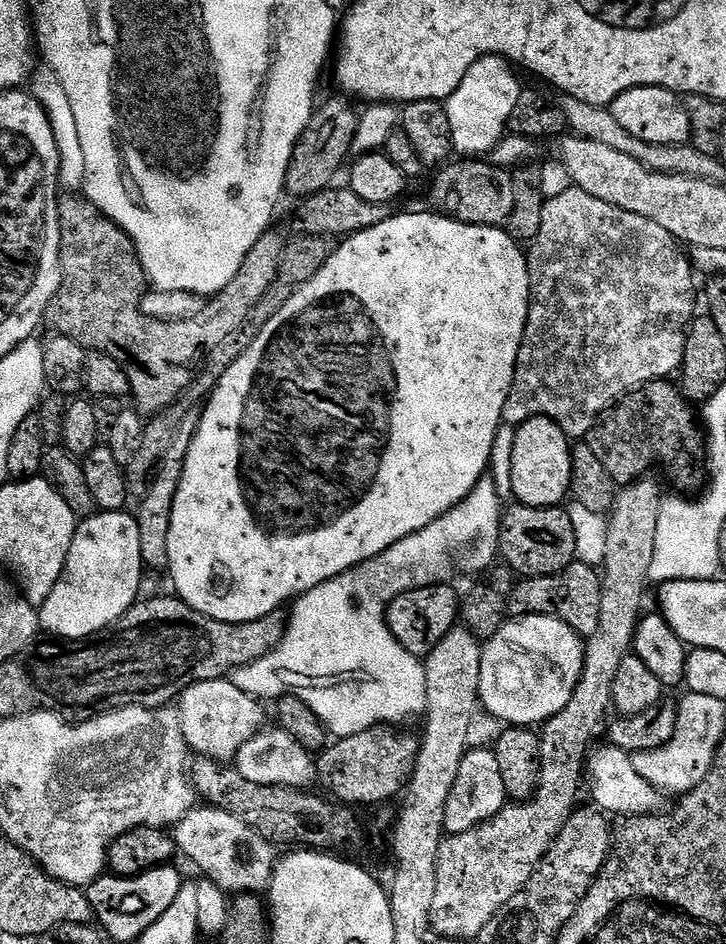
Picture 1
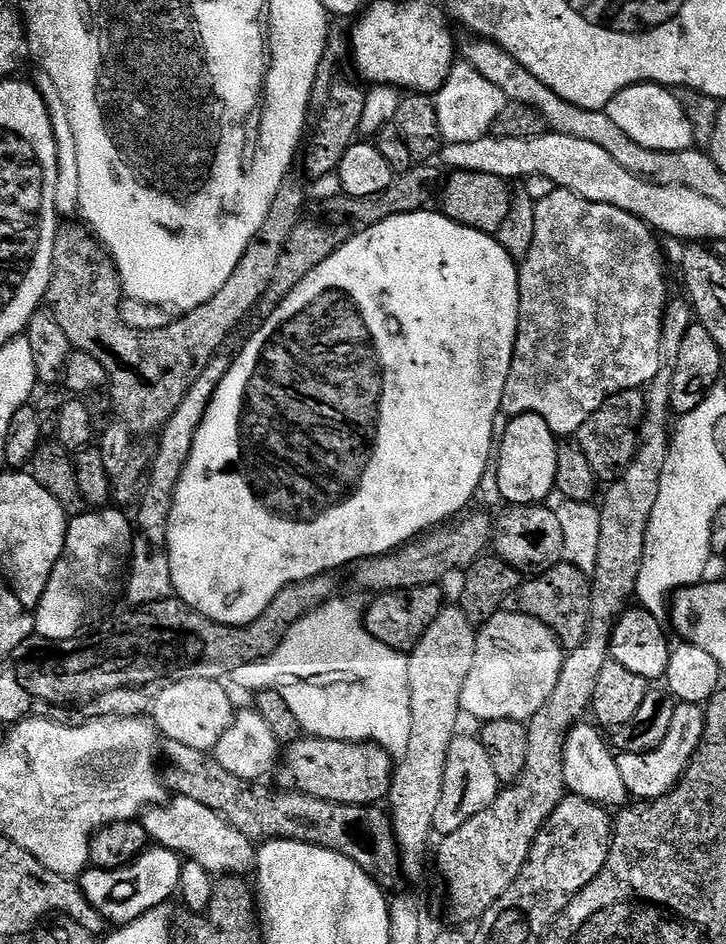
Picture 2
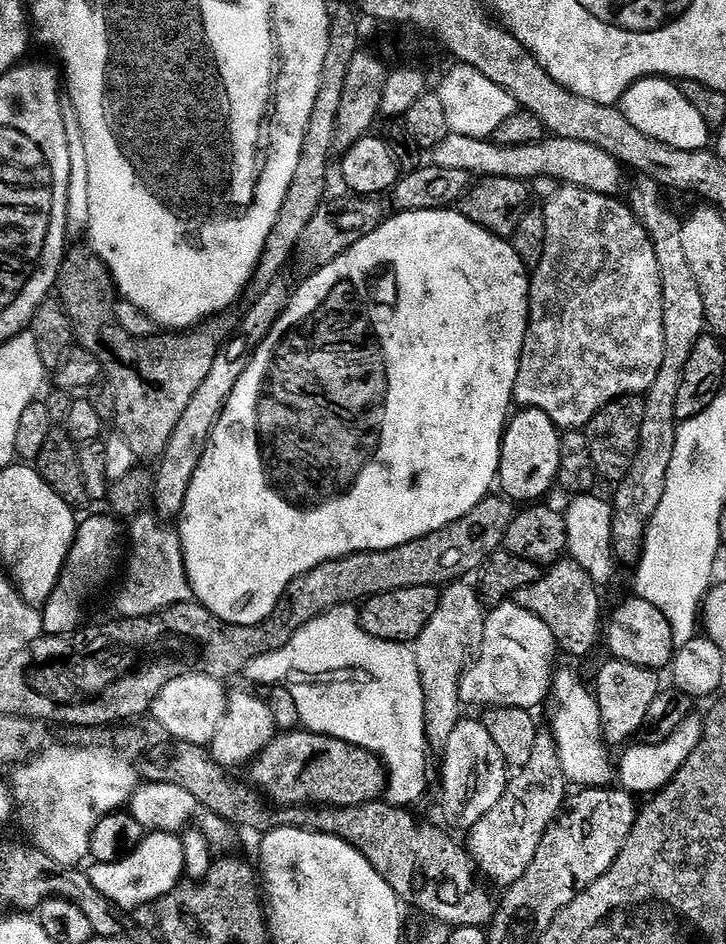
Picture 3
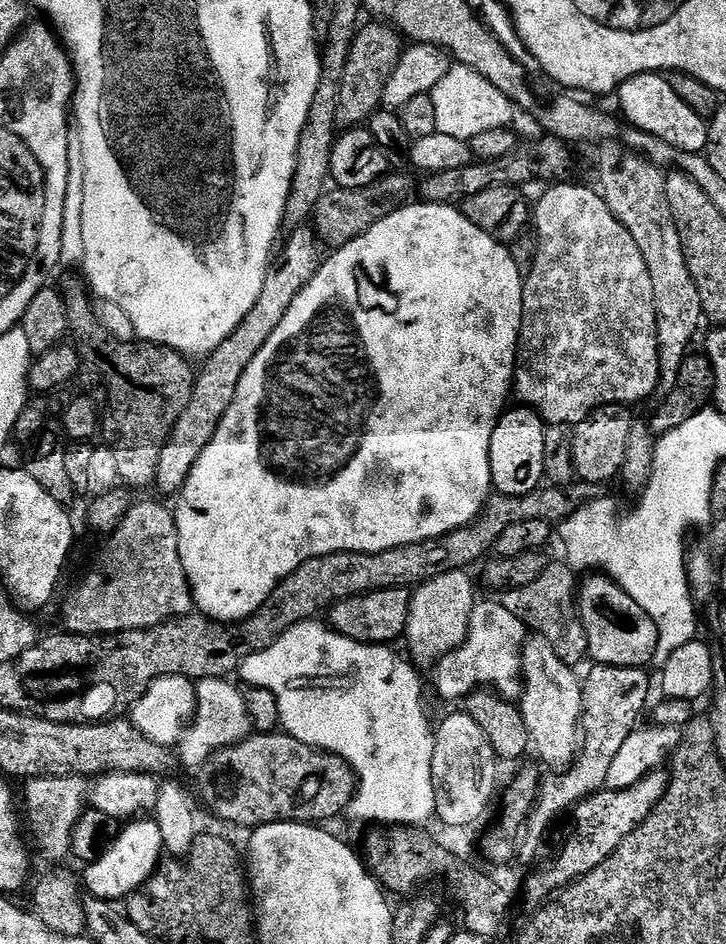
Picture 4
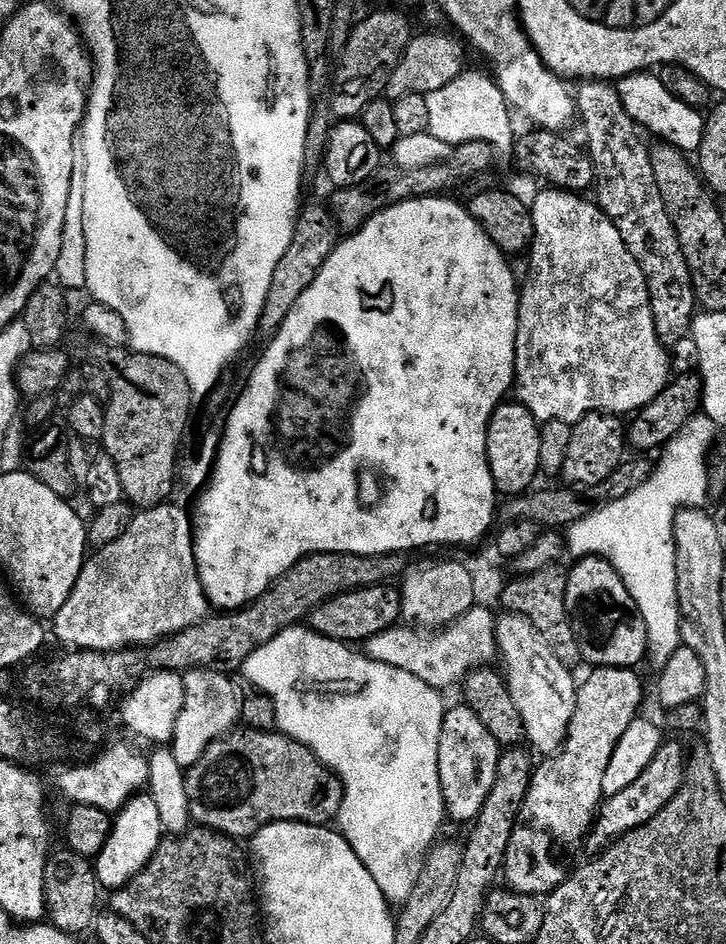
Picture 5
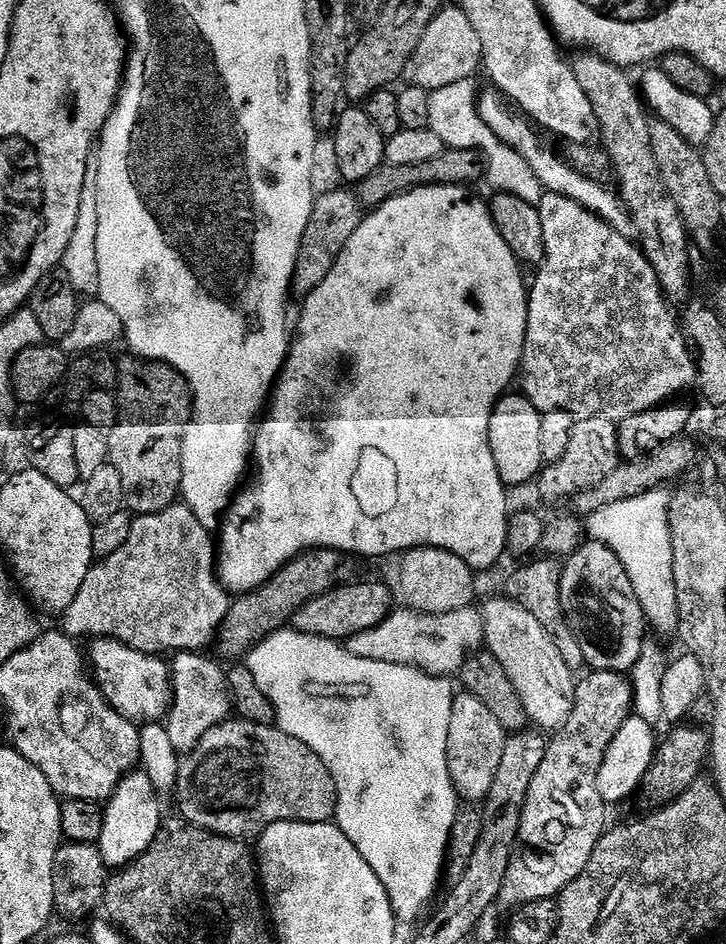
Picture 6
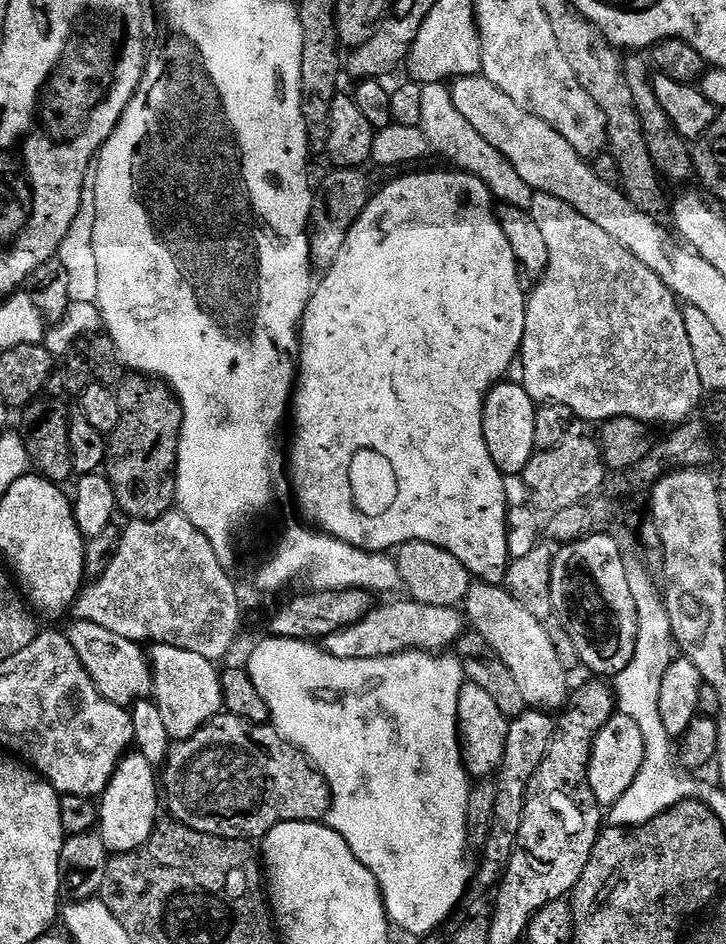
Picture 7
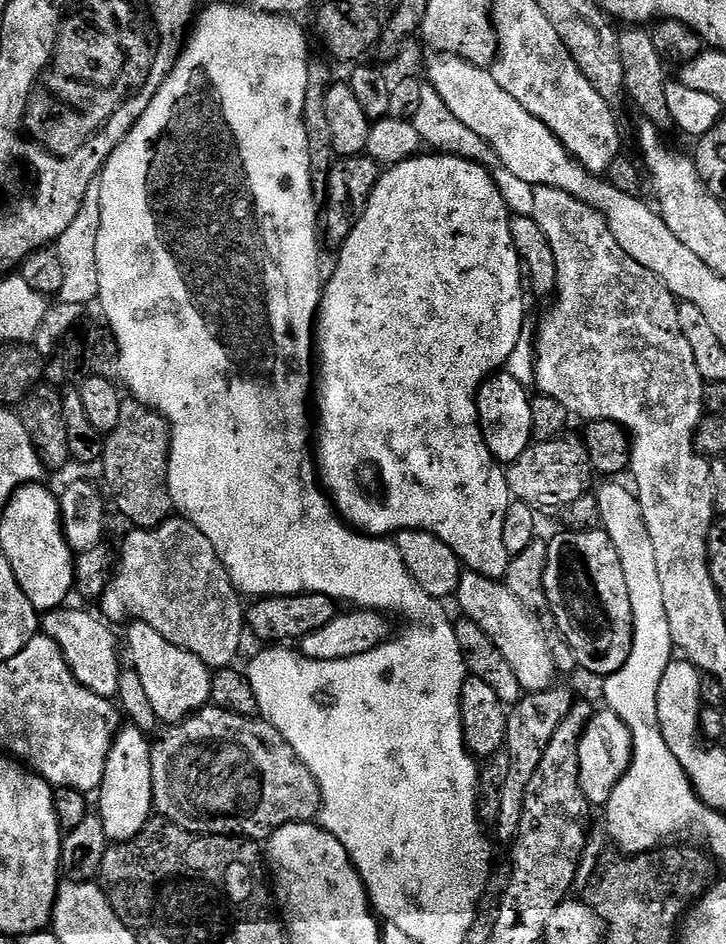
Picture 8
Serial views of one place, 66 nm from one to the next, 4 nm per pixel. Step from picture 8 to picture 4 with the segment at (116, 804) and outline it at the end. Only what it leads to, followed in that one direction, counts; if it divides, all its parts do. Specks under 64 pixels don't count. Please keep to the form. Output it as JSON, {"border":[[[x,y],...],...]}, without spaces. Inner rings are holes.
{"border":[[[136,818],[125,823],[113,839],[112,845],[95,857],[96,860],[82,872],[82,884],[97,900],[123,901],[138,891],[156,873],[165,851],[162,831],[152,818]],[[161,854],[161,856],[160,856]],[[121,899],[121,900],[120,900]]]}

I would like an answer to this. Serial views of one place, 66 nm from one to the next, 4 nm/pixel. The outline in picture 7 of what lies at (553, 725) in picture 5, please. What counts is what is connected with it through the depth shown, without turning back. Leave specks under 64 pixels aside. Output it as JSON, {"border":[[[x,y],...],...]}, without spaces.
{"border":[[[475,581],[462,605],[469,625],[495,651],[513,675],[527,707],[536,710],[561,709],[570,695],[568,669],[554,648],[552,636],[545,623],[540,621],[501,585]]]}

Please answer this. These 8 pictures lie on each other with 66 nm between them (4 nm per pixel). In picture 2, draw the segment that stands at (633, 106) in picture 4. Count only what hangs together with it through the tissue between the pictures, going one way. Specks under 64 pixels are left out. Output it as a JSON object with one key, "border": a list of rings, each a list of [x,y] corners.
{"border":[[[635,84],[616,95],[610,108],[614,113],[614,119],[642,146],[650,150],[677,152],[691,148],[697,143],[697,125],[694,120],[692,125],[683,102],[676,96],[679,95],[663,84]]]}

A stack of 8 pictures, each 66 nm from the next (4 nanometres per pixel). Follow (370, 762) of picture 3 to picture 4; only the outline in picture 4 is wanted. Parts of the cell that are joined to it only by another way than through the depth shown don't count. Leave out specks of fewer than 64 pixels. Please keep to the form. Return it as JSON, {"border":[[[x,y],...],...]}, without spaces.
{"border":[[[252,734],[247,739],[238,744],[232,744],[224,747],[219,751],[214,752],[203,767],[199,769],[200,775],[200,796],[204,799],[204,804],[217,816],[220,820],[225,820],[228,824],[241,824],[247,830],[255,830],[260,828],[263,824],[279,824],[281,822],[295,822],[298,824],[311,824],[313,826],[319,825],[320,820],[332,820],[339,812],[343,813],[347,809],[348,803],[352,797],[356,795],[358,781],[355,772],[349,768],[345,760],[340,756],[334,756],[330,752],[323,751],[318,748],[311,748],[308,744],[303,744],[300,740],[295,740],[292,736],[287,734]]]}

